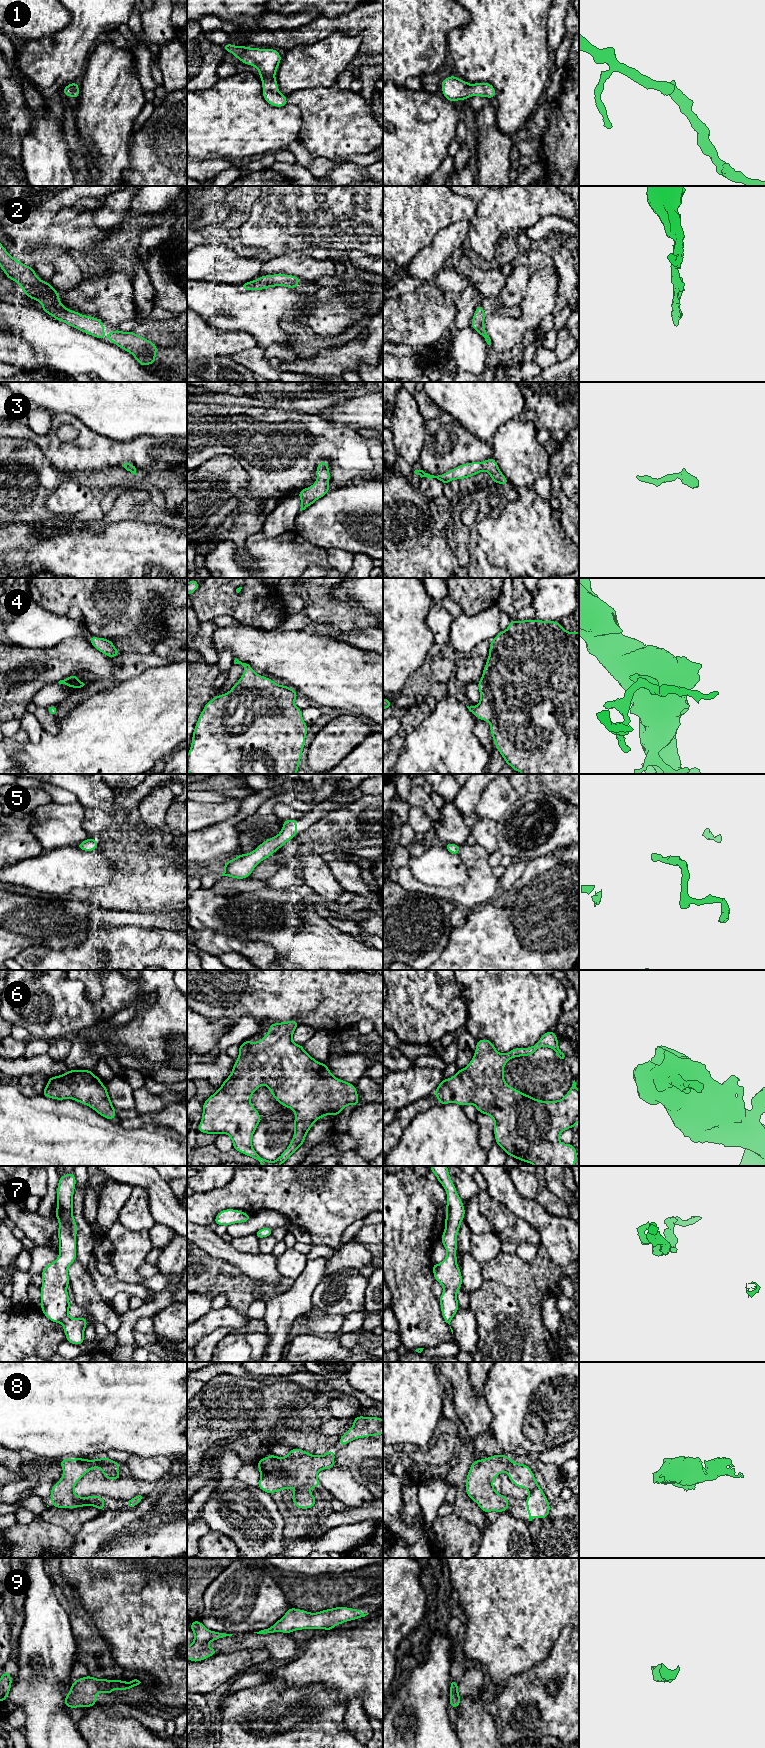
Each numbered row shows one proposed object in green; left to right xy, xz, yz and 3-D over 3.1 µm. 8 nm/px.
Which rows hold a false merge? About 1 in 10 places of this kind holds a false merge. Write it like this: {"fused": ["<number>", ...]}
{"fused": []}

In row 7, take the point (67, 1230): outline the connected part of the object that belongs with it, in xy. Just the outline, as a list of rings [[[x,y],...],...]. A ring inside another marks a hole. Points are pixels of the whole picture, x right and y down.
[[[74,1173],[64,1174],[59,1178],[57,1186],[57,1208],[55,1216],[58,1219],[58,1238],[59,1238],[59,1256],[58,1258],[46,1265],[40,1276],[43,1279],[41,1286],[41,1311],[43,1314],[54,1323],[61,1323],[63,1325],[66,1340],[73,1345],[81,1345],[85,1341],[84,1330],[88,1325],[85,1317],[70,1318],[68,1316],[70,1310],[70,1300],[67,1293],[67,1286],[70,1284],[68,1276],[69,1266],[76,1261],[76,1234],[78,1226],[73,1216],[73,1195],[76,1186],[76,1177]]]

